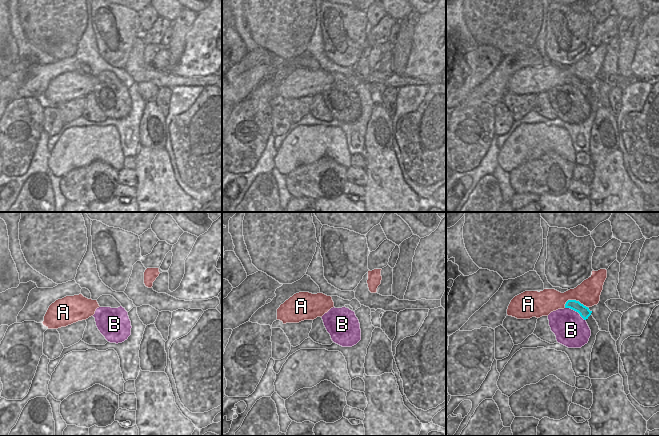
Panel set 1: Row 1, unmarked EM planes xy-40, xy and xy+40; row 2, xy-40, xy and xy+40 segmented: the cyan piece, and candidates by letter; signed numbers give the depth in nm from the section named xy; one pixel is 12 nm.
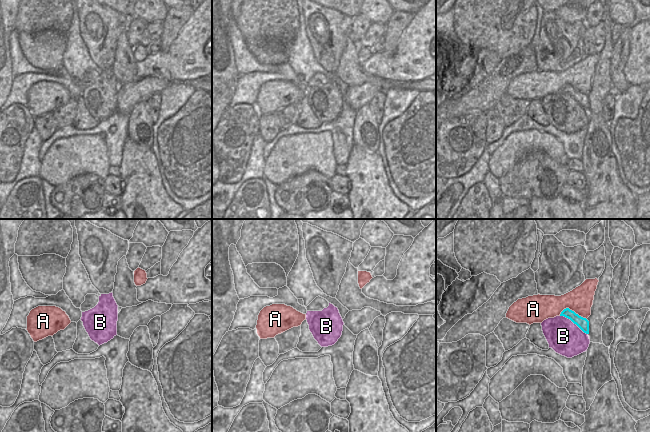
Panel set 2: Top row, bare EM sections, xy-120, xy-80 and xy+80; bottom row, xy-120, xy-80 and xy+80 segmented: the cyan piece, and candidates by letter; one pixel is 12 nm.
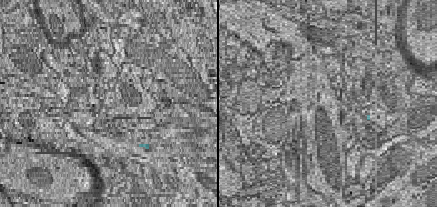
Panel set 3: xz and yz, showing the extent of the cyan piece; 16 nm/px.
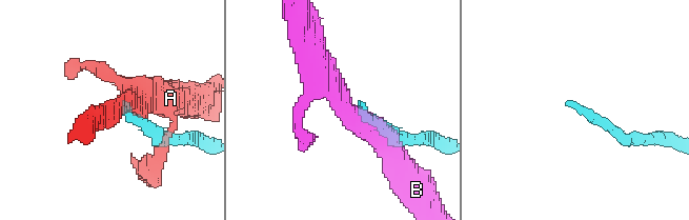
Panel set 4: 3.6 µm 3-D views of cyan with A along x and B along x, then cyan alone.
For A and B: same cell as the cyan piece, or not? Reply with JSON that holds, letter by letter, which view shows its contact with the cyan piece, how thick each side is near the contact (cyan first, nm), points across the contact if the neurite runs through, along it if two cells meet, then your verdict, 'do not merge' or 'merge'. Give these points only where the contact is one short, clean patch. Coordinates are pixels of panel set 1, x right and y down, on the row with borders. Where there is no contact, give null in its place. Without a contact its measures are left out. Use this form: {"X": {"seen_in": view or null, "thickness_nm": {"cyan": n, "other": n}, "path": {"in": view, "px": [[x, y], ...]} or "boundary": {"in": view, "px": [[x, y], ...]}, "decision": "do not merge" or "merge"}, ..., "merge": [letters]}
{"A": {"seen_in": "xy+40", "thickness_nm": {"cyan": 130, "other": 300}, "decision": "do not merge"}, "B": {"seen_in": "xy+40", "thickness_nm": {"cyan": 130, "other": 400}, "decision": "do not merge"}, "merge": []}

